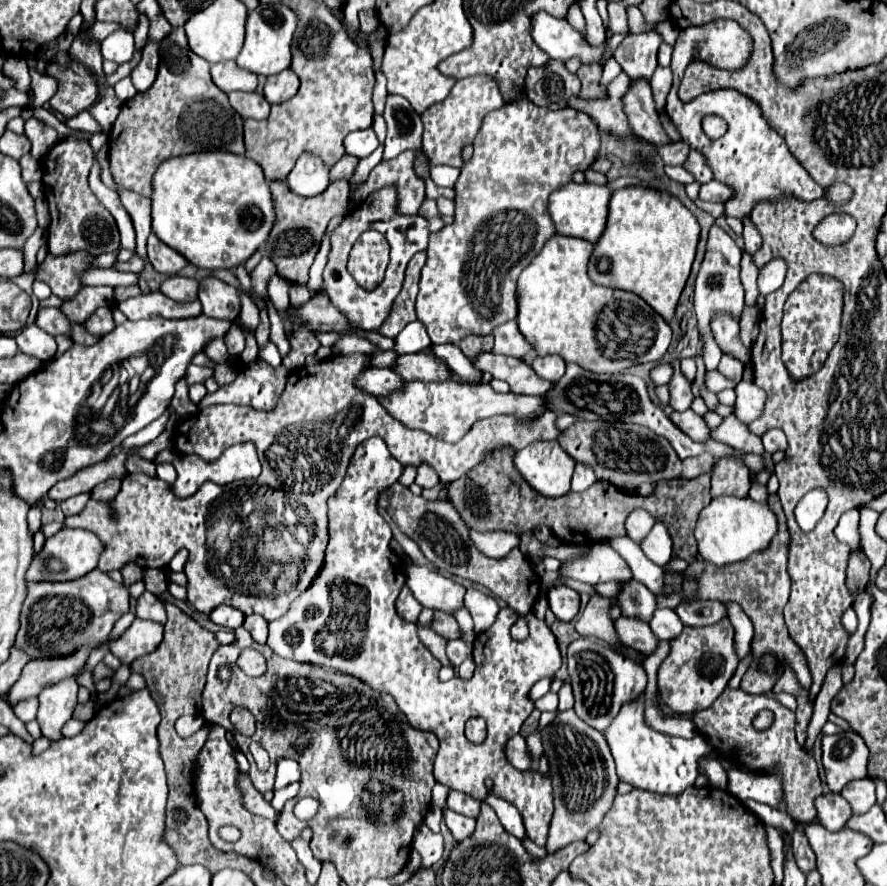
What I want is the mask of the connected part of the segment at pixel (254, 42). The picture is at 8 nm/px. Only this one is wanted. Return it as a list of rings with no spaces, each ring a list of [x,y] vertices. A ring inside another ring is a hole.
[[[259,3],[255,11],[247,13],[245,43],[237,57],[237,65],[255,75],[275,75],[291,65],[291,39],[295,31],[295,13],[281,3]]]

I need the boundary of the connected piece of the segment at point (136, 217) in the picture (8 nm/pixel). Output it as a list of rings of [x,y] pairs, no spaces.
[[[119,191],[121,195],[121,203],[125,205],[125,209],[129,211],[129,217],[133,219],[133,225],[135,225],[135,231],[137,231],[137,253],[147,259],[145,255],[145,241],[151,233],[151,203],[149,203],[149,197],[141,197],[137,193],[131,193],[131,191]]]

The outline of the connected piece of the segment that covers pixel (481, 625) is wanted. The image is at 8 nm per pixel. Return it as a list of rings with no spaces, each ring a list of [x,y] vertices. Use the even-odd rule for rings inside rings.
[[[467,589],[467,593],[465,593],[465,609],[473,617],[476,635],[489,629],[495,623],[495,617],[499,613],[497,601],[491,595],[481,593],[477,589]]]

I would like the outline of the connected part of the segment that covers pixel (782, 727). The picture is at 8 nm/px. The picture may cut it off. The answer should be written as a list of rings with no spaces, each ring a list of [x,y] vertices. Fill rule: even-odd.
[[[741,687],[725,691],[717,697],[717,703],[705,711],[697,711],[691,715],[695,729],[711,743],[713,753],[721,759],[729,759],[729,763],[737,769],[747,769],[751,773],[767,773],[767,775],[781,775],[783,781],[783,803],[791,819],[807,823],[815,819],[813,799],[821,795],[821,779],[817,773],[817,765],[811,751],[805,751],[795,739],[795,713],[783,707],[779,701],[767,695],[751,695],[745,693]],[[761,709],[771,709],[777,713],[773,725],[765,731],[755,731],[751,719]]]

